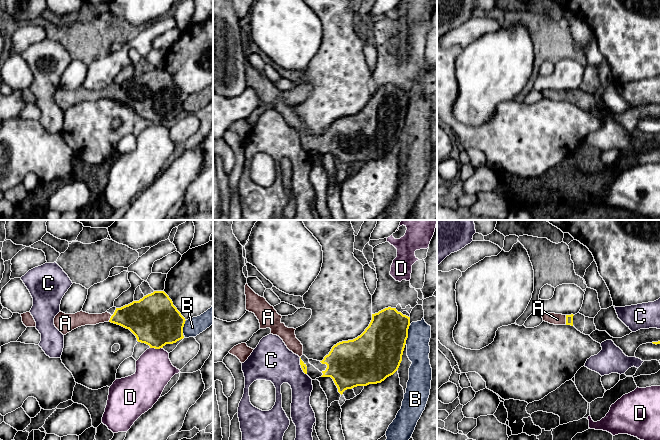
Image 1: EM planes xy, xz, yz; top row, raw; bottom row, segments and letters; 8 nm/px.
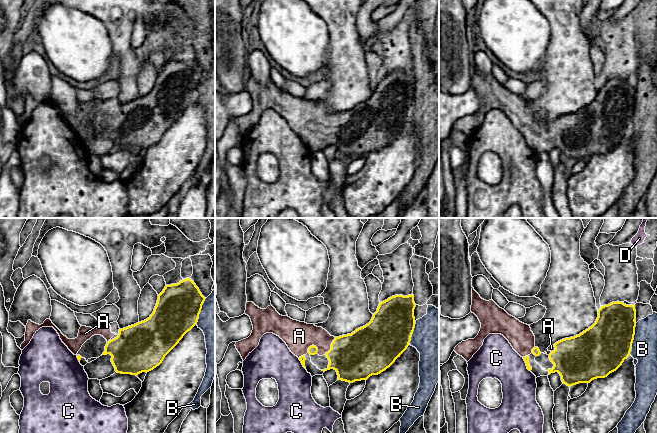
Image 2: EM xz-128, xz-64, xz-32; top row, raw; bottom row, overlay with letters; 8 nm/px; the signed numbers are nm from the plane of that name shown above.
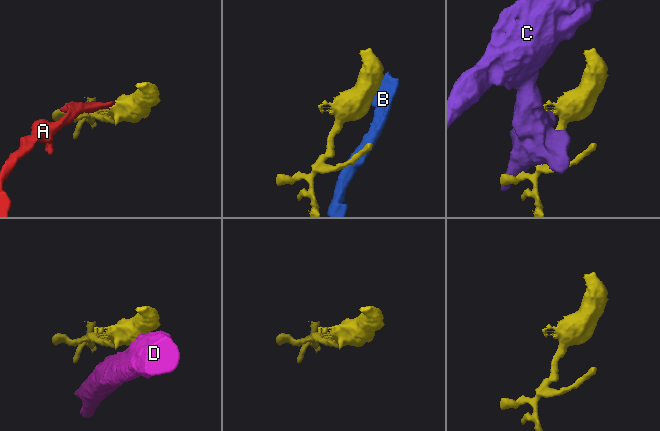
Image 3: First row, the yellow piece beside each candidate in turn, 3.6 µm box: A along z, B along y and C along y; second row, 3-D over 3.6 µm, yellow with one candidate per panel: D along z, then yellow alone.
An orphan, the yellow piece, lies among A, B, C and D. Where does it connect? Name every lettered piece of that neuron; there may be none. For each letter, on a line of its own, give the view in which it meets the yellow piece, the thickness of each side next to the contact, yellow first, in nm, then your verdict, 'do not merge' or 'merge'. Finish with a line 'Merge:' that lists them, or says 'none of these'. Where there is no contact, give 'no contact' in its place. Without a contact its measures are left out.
A: yz | 60/100 nm | merge
B: xz | 380/190 nm | do not merge
C: xz | 50/320 nm | do not merge
D: xy | 400/300 nm | do not merge
Merge: A

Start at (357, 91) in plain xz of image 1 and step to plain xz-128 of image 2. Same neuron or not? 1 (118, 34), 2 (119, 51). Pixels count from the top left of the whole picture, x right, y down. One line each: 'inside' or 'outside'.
1: inside
2: inside

